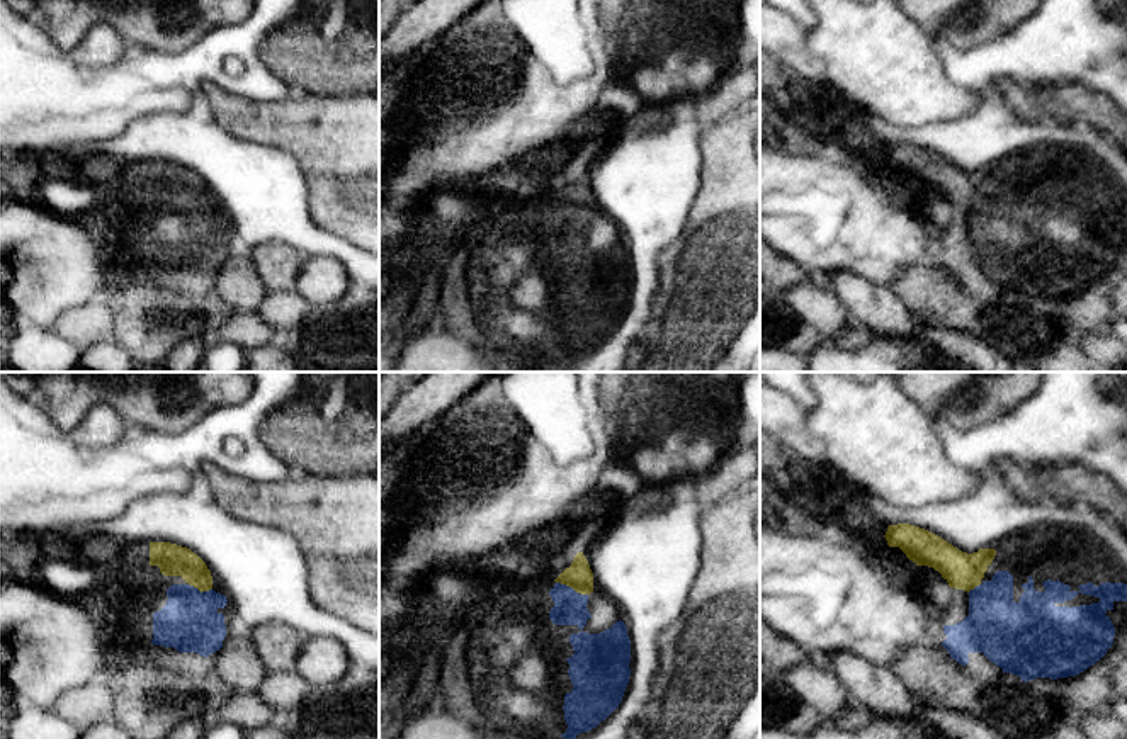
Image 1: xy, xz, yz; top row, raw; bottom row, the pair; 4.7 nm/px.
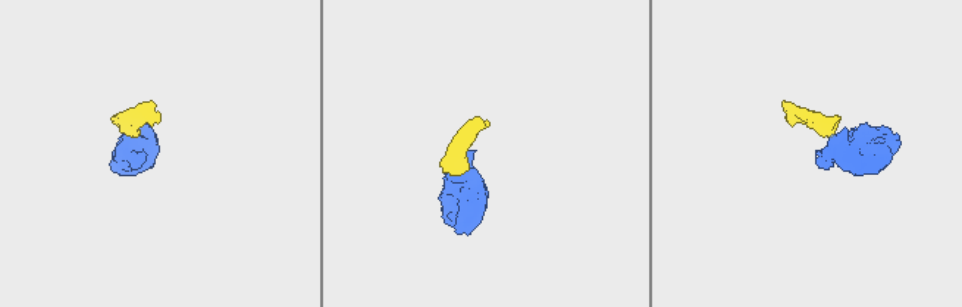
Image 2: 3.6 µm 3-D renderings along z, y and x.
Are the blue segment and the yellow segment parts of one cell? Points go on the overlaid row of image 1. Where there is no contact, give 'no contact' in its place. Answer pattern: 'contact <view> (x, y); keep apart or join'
contact xy (199, 592); join

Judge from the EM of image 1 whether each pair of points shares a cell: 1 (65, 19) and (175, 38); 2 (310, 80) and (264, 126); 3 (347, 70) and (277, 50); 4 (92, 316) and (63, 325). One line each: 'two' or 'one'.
1: one
2: two
3: one
4: one

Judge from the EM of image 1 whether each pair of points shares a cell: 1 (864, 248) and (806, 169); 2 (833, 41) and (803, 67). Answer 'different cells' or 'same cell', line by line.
1: same cell
2: different cells

